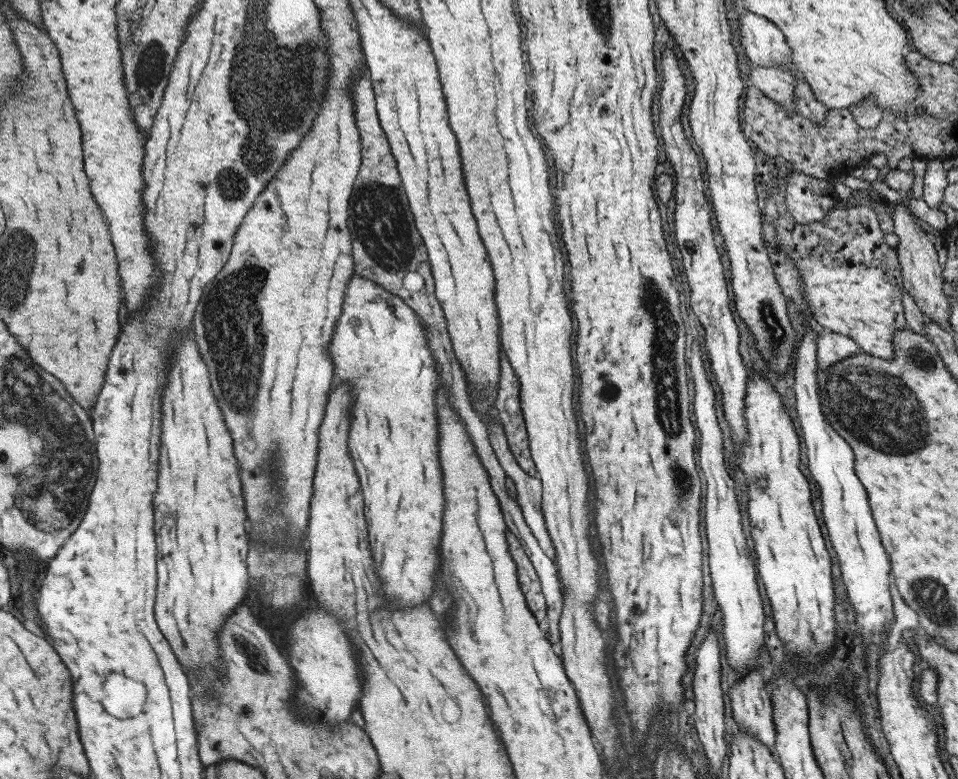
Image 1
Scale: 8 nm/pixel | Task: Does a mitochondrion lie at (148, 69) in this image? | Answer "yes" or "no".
yes

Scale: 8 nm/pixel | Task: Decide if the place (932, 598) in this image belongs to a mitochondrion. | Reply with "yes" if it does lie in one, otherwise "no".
yes

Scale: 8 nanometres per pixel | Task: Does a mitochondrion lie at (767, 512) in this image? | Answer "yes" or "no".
no

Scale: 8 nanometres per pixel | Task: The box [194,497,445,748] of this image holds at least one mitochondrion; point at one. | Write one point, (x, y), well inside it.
(252, 654)

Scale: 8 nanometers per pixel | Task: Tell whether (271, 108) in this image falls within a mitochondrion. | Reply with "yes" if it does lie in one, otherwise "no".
yes

